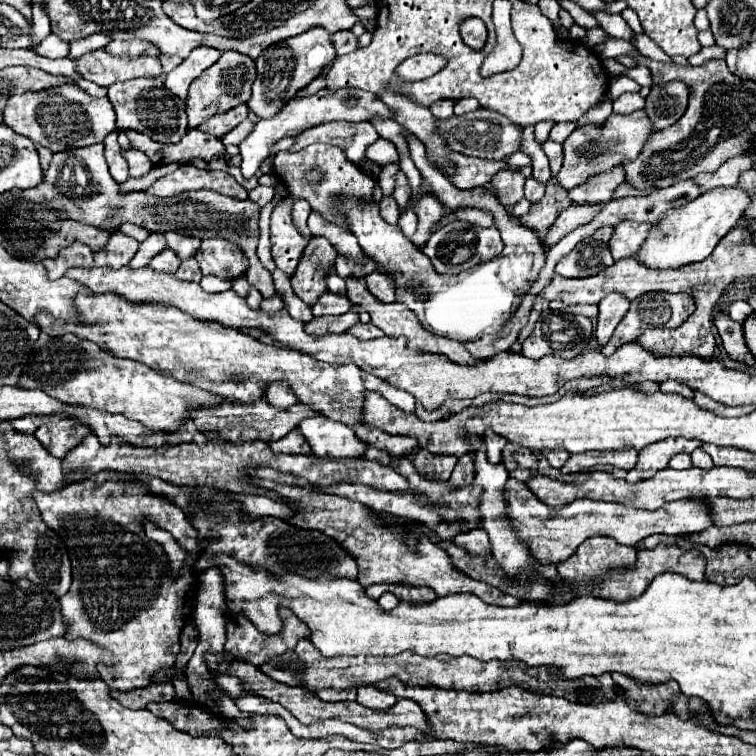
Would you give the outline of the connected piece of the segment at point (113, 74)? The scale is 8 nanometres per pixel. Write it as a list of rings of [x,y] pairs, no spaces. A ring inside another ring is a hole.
[[[104,48],[84,54],[74,61],[76,71],[96,85],[108,87],[134,77],[160,77],[162,65],[158,57],[112,57]]]

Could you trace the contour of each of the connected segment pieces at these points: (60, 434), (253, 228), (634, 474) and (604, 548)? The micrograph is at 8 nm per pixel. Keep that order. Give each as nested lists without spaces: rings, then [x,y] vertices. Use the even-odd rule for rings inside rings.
[[[62,419],[62,421],[50,421],[36,429],[34,437],[42,443],[42,447],[52,453],[54,457],[64,457],[74,445],[78,445],[90,429],[86,429],[84,423],[78,423],[74,419]]]
[[[90,145],[86,149],[76,151],[62,151],[54,153],[46,181],[32,187],[32,189],[12,189],[10,195],[14,197],[14,205],[20,205],[20,199],[26,201],[26,209],[34,209],[34,205],[44,205],[48,211],[54,211],[60,221],[74,219],[78,223],[92,225],[102,231],[118,231],[120,223],[134,223],[144,227],[150,233],[182,233],[188,237],[208,239],[208,237],[222,237],[234,241],[242,247],[248,258],[249,268],[246,272],[246,281],[256,287],[264,299],[276,295],[271,273],[263,267],[256,254],[258,246],[258,213],[260,207],[246,199],[238,201],[214,191],[186,191],[176,197],[156,199],[150,201],[150,195],[144,191],[132,191],[122,195],[120,185],[112,179],[108,165],[104,161],[104,145]]]
[[[672,437],[672,439],[658,441],[654,445],[648,445],[648,447],[644,447],[640,451],[638,463],[636,463],[634,469],[628,471],[626,481],[628,483],[638,483],[638,481],[650,479],[656,471],[664,469],[674,455],[678,455],[678,453],[692,453],[698,447],[702,447],[702,441],[698,441],[698,439],[684,439],[684,437]]]
[[[598,535],[586,539],[578,551],[566,561],[558,563],[556,569],[560,577],[572,581],[574,585],[586,585],[588,581],[600,579],[608,569],[630,567],[636,561],[636,549],[620,545],[610,537]]]

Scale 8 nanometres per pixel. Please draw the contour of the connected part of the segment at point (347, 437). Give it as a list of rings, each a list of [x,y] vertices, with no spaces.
[[[314,415],[310,419],[304,419],[298,429],[306,437],[306,441],[312,447],[312,453],[316,457],[362,457],[368,449],[366,443],[362,443],[350,427],[344,423],[332,421],[324,415]]]

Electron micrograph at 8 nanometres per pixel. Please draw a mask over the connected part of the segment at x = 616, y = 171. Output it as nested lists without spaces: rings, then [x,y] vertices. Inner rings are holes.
[[[618,165],[612,171],[604,171],[590,177],[586,183],[570,189],[568,195],[574,203],[590,203],[590,205],[606,203],[622,181],[624,181],[624,169],[622,165]]]

